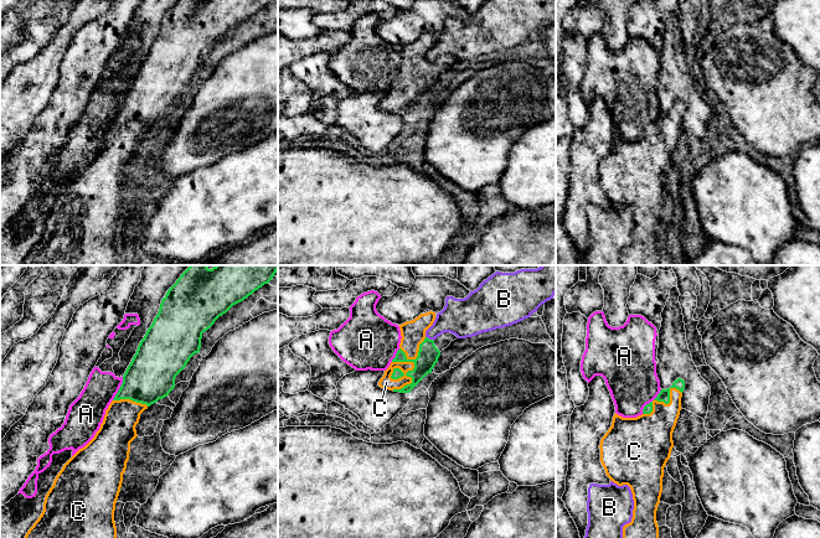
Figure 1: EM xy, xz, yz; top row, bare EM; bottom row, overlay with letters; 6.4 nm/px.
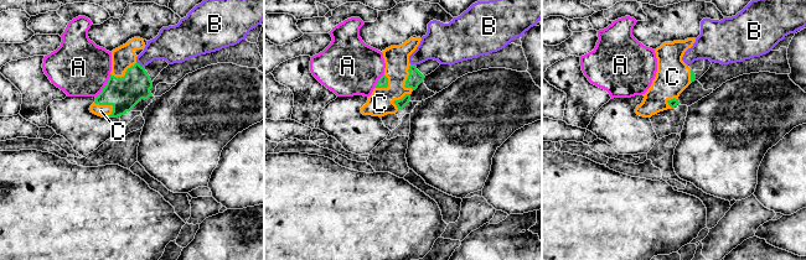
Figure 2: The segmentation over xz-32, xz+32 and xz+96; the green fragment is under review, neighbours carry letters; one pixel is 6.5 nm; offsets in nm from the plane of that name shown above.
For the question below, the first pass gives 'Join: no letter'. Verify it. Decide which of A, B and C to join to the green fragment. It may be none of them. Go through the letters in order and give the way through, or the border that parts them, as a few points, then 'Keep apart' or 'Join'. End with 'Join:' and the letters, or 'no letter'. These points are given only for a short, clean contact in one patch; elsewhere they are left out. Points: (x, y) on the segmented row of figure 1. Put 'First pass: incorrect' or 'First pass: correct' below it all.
A: Keep apart
B: Keep apart
C: Join
Join: C
First pass: incorrect

